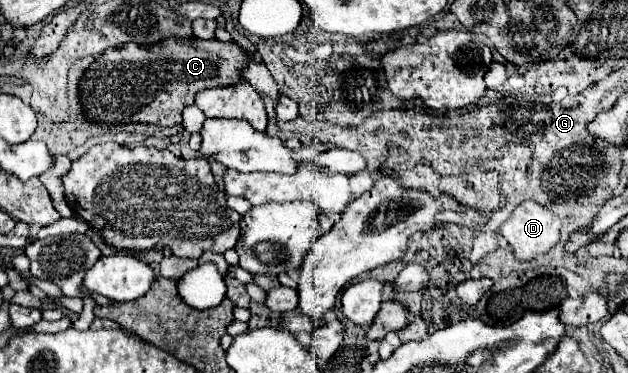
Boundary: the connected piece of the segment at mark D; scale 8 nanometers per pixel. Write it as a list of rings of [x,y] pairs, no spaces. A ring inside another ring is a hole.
[[[534,200],[522,202],[500,226],[518,260],[532,260],[560,240],[560,218]]]

